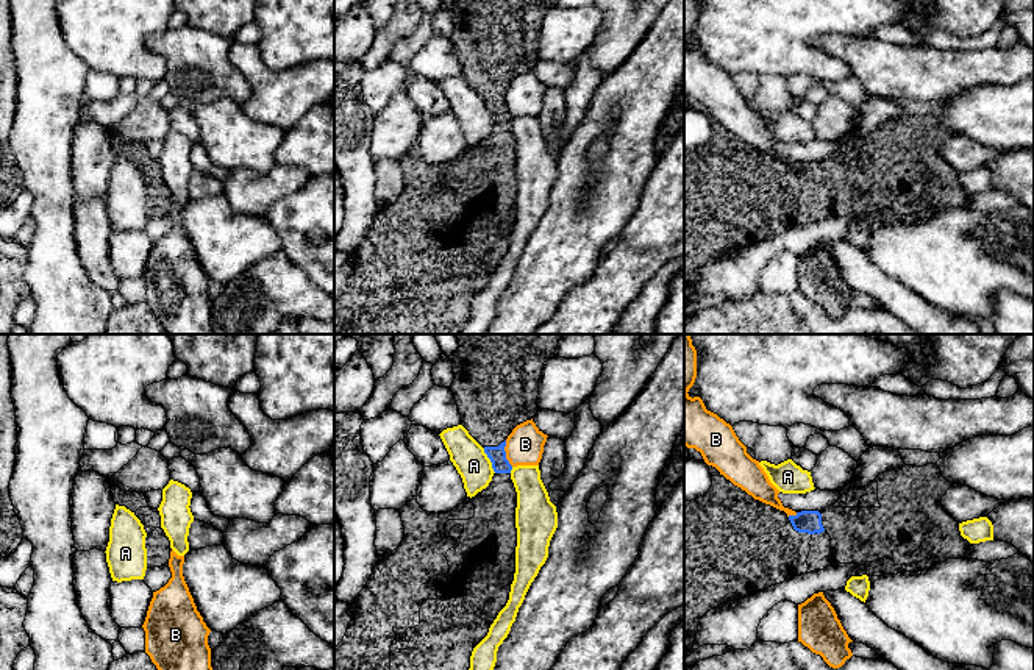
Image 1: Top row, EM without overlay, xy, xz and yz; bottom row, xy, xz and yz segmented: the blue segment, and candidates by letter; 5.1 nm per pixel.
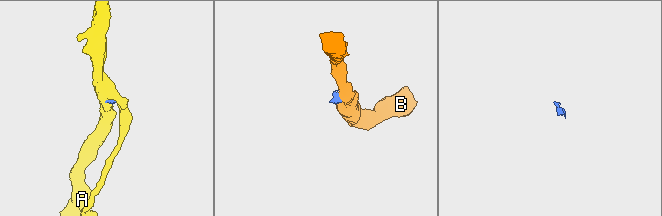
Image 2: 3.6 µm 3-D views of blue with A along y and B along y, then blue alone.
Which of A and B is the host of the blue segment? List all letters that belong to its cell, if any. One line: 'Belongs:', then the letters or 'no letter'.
Belongs: no letter

